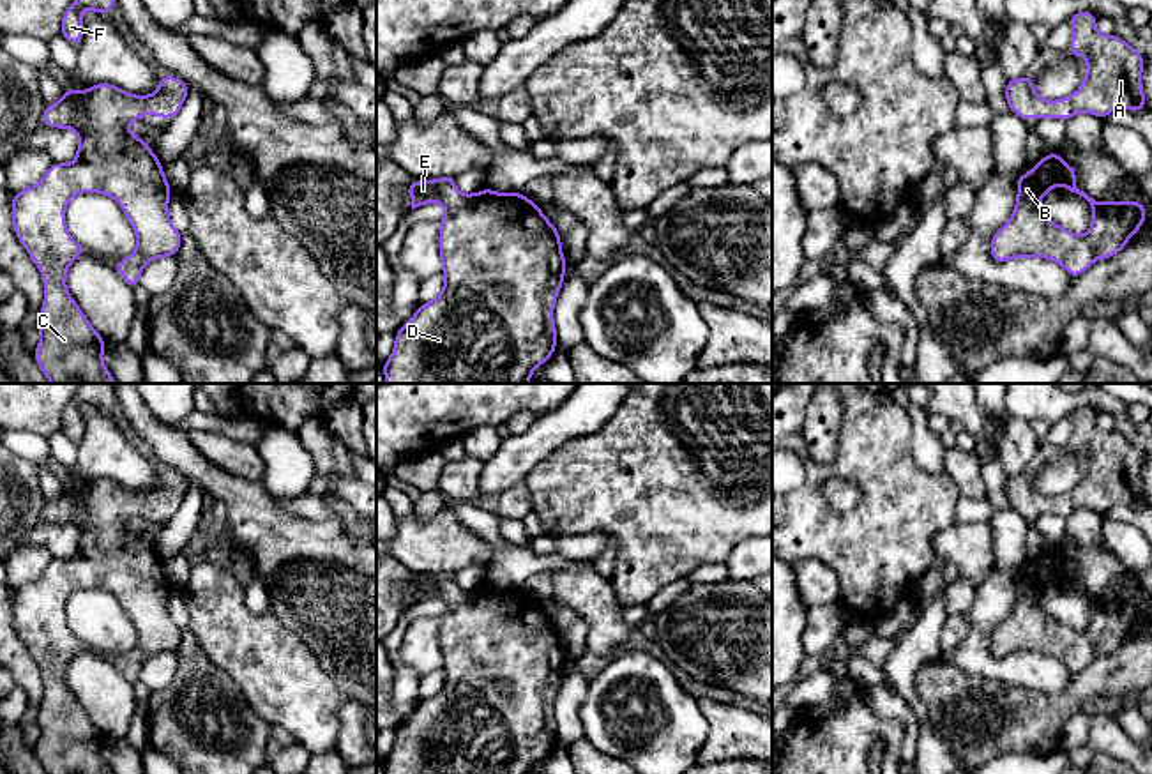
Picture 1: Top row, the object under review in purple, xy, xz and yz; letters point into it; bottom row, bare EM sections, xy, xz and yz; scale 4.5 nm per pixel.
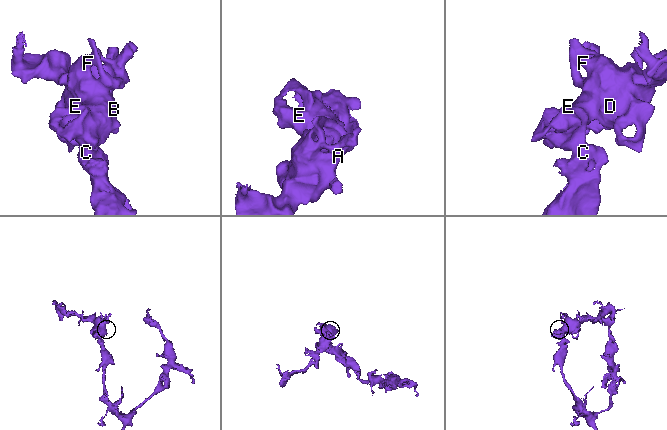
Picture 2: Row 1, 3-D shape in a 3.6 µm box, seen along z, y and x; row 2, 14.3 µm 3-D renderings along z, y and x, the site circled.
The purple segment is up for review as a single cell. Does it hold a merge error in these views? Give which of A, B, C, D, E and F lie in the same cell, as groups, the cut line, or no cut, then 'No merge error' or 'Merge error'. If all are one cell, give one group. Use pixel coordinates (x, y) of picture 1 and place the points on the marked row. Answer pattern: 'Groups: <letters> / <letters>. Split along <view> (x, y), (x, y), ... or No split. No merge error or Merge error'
Groups: A B C D E F. No split. No merge error

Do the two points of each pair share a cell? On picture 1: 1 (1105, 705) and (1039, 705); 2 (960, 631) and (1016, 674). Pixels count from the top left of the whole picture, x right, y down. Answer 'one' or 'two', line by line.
1: two
2: two

